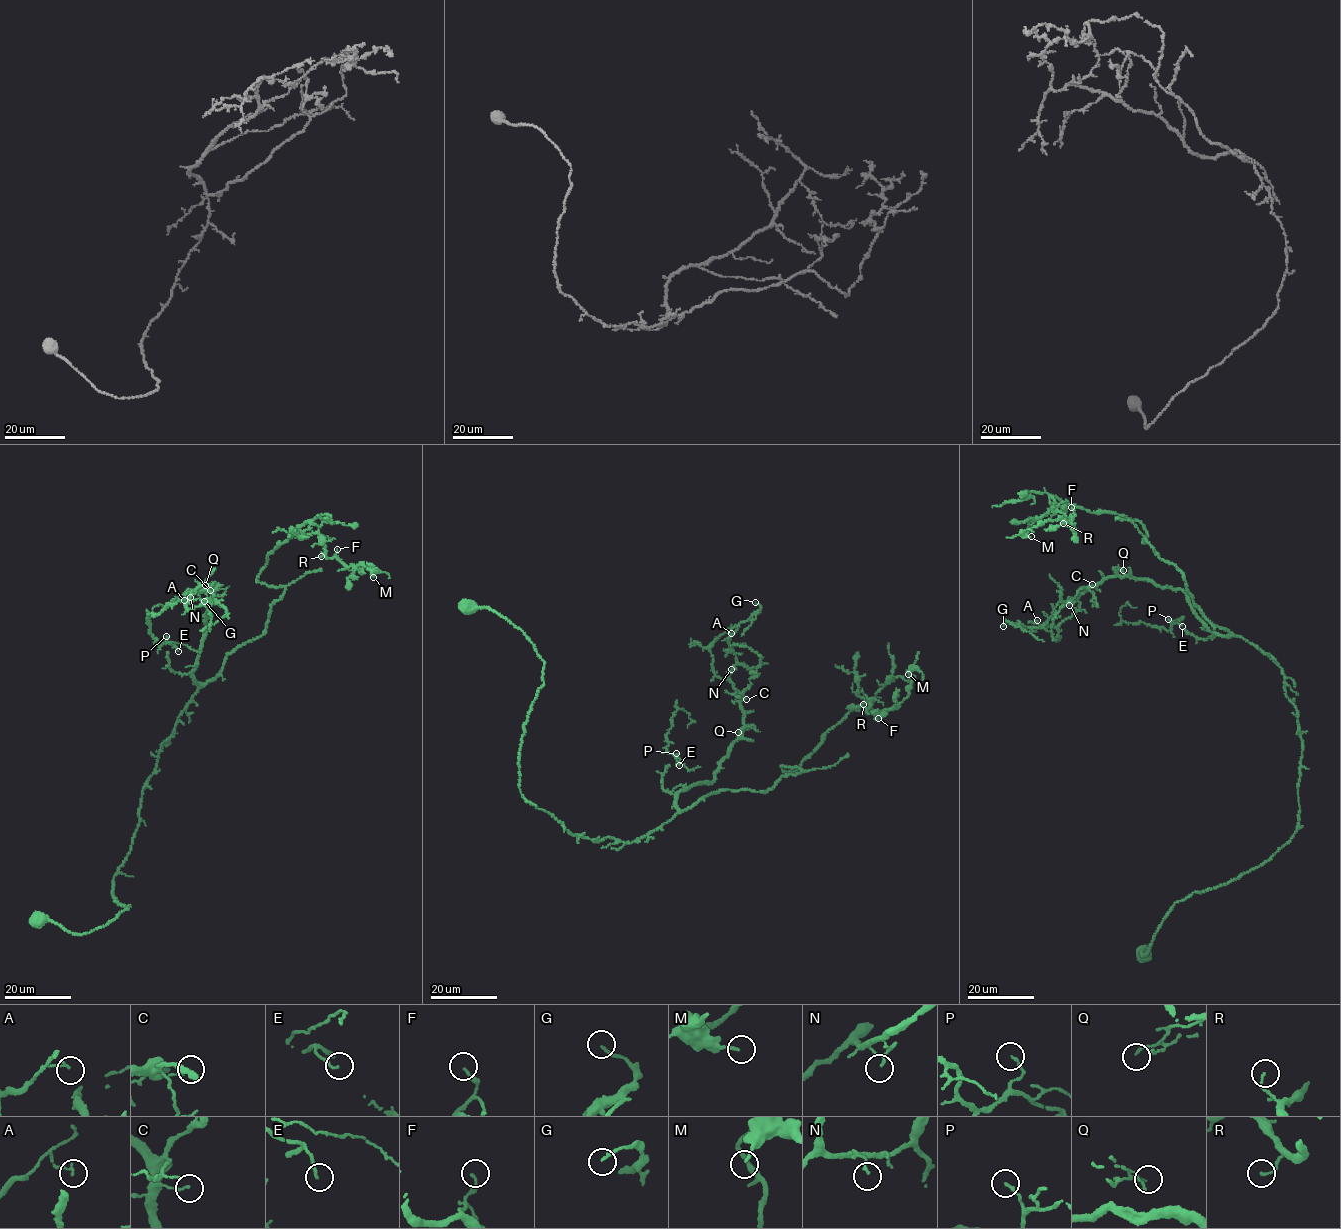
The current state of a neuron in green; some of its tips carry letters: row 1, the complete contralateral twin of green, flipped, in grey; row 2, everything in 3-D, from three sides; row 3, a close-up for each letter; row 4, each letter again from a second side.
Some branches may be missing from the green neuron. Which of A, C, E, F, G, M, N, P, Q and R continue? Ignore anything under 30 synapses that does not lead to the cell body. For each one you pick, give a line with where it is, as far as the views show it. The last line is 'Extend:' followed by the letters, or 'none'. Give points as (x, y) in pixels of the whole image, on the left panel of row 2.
Extend: none

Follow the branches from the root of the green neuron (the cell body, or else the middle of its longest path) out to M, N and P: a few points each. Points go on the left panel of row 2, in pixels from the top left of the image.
M: (37, 917), (83, 934), (129, 910), (142, 789), (263, 633), (278, 544), (313, 522), (373, 577)
N: (37, 917), (83, 934), (129, 910), (114, 876), (202, 686), (213, 591), (190, 597)
P: (37, 917), (83, 934), (129, 910), (112, 896), (114, 876), (162, 745), (202, 686), (170, 669), (166, 636)

